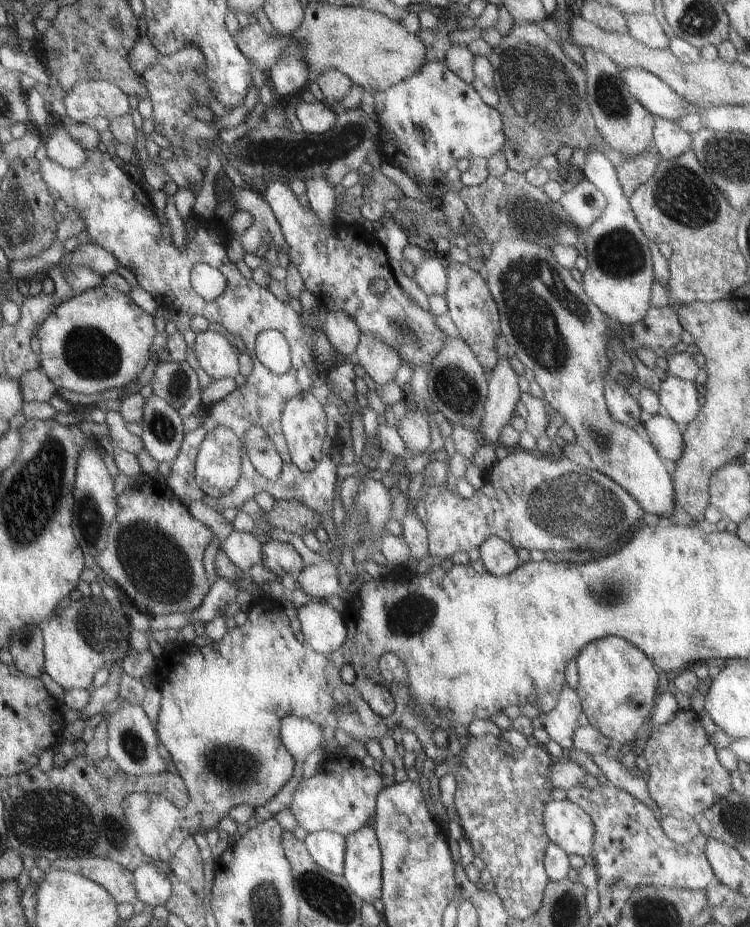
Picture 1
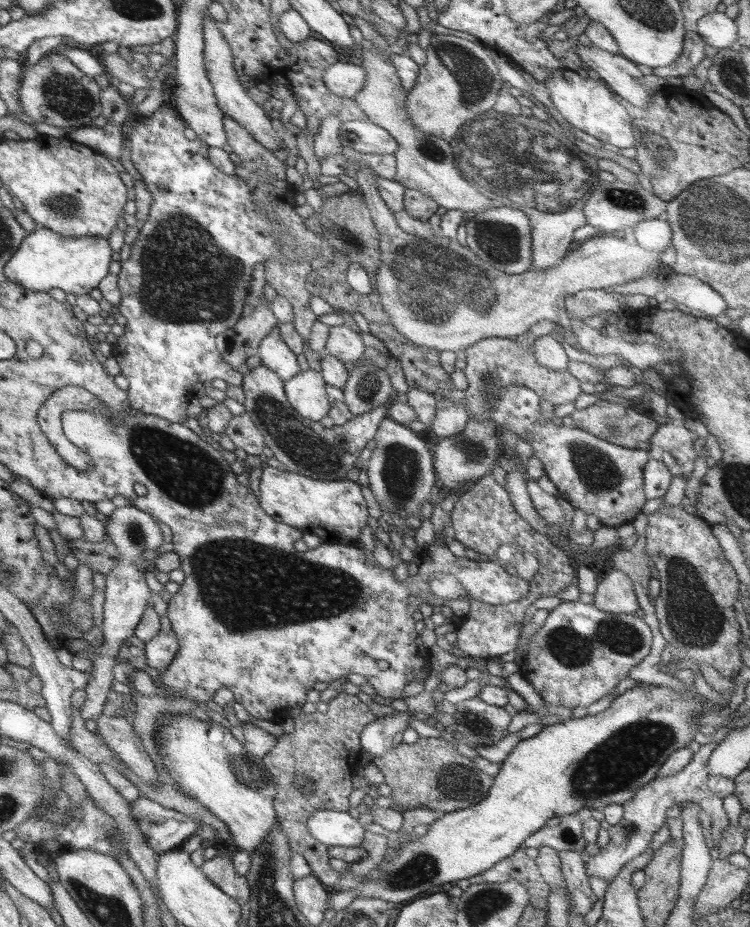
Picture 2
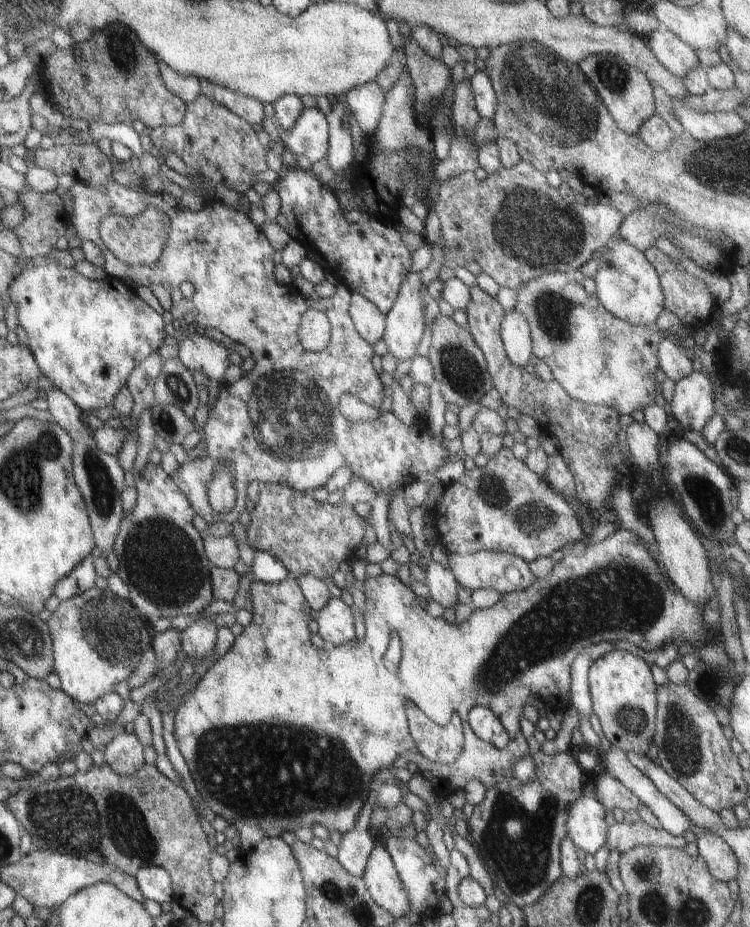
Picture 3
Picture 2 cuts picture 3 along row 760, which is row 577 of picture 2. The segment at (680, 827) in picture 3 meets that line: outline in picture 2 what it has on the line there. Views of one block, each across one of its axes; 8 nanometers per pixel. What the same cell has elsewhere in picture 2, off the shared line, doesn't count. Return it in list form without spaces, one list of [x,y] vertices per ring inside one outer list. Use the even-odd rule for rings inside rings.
[[[611,570],[599,580],[593,592],[593,608],[607,614],[637,614],[639,604],[633,590],[633,584],[627,576],[617,570]]]

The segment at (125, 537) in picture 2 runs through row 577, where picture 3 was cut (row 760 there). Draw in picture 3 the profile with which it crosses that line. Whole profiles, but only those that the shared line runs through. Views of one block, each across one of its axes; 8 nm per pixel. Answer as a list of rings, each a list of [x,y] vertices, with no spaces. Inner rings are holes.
[[[129,730],[117,732],[103,750],[103,760],[117,774],[133,774],[143,760],[143,744]]]

